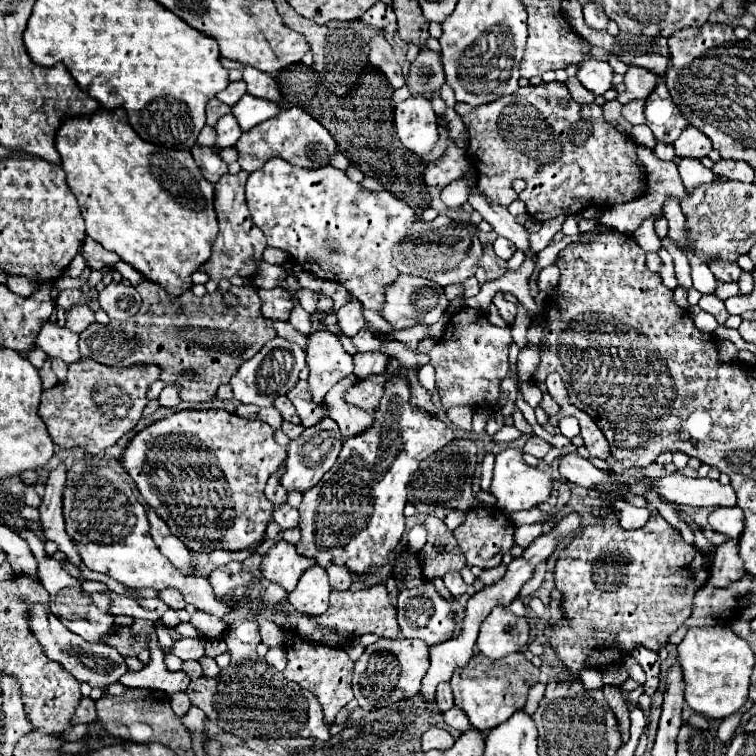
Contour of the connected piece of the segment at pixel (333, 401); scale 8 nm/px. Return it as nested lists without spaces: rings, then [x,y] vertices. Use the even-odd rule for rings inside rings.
[[[357,379],[355,381],[351,381],[351,383],[337,383],[327,395],[325,395],[325,403],[327,403],[327,415],[333,419],[333,421],[337,421],[337,425],[339,425],[339,429],[341,429],[341,433],[343,433],[343,437],[347,439],[349,435],[357,435],[357,431],[365,431],[365,427],[369,427],[369,423],[373,423],[373,417],[369,415],[369,413],[365,413],[363,409],[359,409],[359,407],[355,407],[355,405],[351,405],[351,403],[347,403],[343,397],[345,397],[345,393],[349,391],[349,387],[353,387],[357,383]]]

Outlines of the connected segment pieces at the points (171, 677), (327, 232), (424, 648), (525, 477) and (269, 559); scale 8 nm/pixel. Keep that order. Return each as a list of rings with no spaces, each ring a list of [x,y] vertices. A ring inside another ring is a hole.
[[[149,633],[149,643],[151,643],[151,661],[145,665],[141,671],[125,673],[119,681],[127,687],[151,687],[165,691],[167,695],[175,695],[179,691],[185,691],[189,685],[189,675],[185,671],[169,671],[167,665],[163,663],[163,653],[157,643],[157,635]]]
[[[269,159],[261,169],[253,171],[247,179],[247,205],[253,223],[265,233],[269,247],[287,251],[301,267],[315,277],[331,279],[351,291],[365,309],[379,313],[385,305],[385,289],[399,277],[393,267],[393,245],[419,221],[415,209],[397,199],[389,191],[369,191],[361,183],[351,181],[343,171],[333,165],[317,171],[305,171],[289,165],[283,159]]]
[[[379,637],[373,645],[365,647],[363,655],[355,661],[353,693],[359,707],[371,711],[391,705],[399,699],[413,697],[421,689],[421,679],[429,667],[429,645],[419,639],[385,639]]]
[[[509,445],[495,457],[495,473],[493,473],[493,481],[491,481],[491,493],[497,499],[497,507],[505,513],[511,513],[511,511],[521,511],[521,509],[531,509],[539,503],[547,501],[551,495],[551,489],[553,489],[551,481],[553,481],[553,477],[549,471],[533,469],[531,465],[525,463],[523,451]]]
[[[281,539],[265,553],[261,563],[261,577],[283,585],[291,593],[301,573],[311,565],[315,565],[315,559],[299,555],[295,545]]]

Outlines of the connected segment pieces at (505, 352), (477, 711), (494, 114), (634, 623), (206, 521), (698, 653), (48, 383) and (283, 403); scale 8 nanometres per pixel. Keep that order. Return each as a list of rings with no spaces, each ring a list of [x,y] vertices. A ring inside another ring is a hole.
[[[463,309],[447,325],[437,345],[429,351],[431,365],[435,367],[437,393],[445,411],[457,405],[469,407],[497,407],[501,395],[501,381],[509,373],[509,347],[513,343],[511,327],[495,327],[481,313]]]
[[[521,653],[507,655],[505,659],[493,661],[485,655],[473,655],[465,667],[455,669],[451,677],[451,687],[455,695],[455,705],[465,711],[471,725],[479,731],[489,731],[499,723],[507,721],[515,711],[521,711],[527,701],[527,691],[539,681],[539,667],[525,660]]]
[[[551,81],[537,89],[529,85],[513,95],[479,107],[457,103],[455,111],[461,115],[469,131],[469,161],[479,173],[479,193],[491,203],[509,207],[515,199],[521,199],[527,213],[543,223],[557,215],[581,213],[581,209],[589,205],[613,207],[619,203],[629,203],[645,193],[647,175],[635,153],[635,143],[603,119],[597,103],[577,103],[565,83]],[[515,179],[525,179],[527,189],[515,193],[511,187]]]
[[[653,513],[645,527],[633,531],[621,529],[617,519],[609,515],[603,523],[581,529],[559,553],[555,565],[555,587],[563,595],[559,607],[561,619],[555,625],[545,627],[545,639],[561,665],[565,665],[573,675],[579,675],[583,669],[607,671],[631,655],[639,645],[659,651],[667,645],[669,635],[675,633],[691,615],[693,593],[697,589],[697,583],[689,583],[691,573],[705,571],[707,567],[709,561],[701,555],[701,551],[689,547],[681,539],[681,533],[659,513]]]
[[[183,409],[131,437],[119,463],[131,475],[147,505],[191,551],[243,551],[257,549],[263,543],[267,523],[275,511],[263,491],[269,475],[277,471],[285,457],[287,451],[275,443],[273,429],[261,419],[243,419],[225,409]]]
[[[727,625],[689,627],[685,639],[677,645],[677,653],[685,675],[685,701],[693,711],[709,719],[723,719],[745,705],[755,657],[745,639],[737,637]]]
[[[47,355],[46,362],[39,371],[44,391],[50,389],[58,383],[57,377],[55,376],[53,371],[51,371],[51,359],[52,358]]]
[[[279,395],[279,397],[275,399],[275,403],[273,403],[273,405],[281,411],[281,415],[283,415],[283,419],[285,419],[285,421],[301,423],[301,419],[299,419],[299,415],[297,415],[297,411],[295,411],[293,403],[287,399],[287,395]]]

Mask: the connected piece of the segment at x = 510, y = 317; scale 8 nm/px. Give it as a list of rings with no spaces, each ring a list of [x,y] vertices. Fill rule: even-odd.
[[[499,291],[495,297],[493,297],[493,303],[495,303],[495,307],[499,309],[499,313],[501,313],[501,317],[509,323],[509,325],[513,325],[515,323],[515,315],[517,315],[517,307],[513,305],[513,303],[509,303],[509,301],[505,301],[503,299],[503,293]]]

